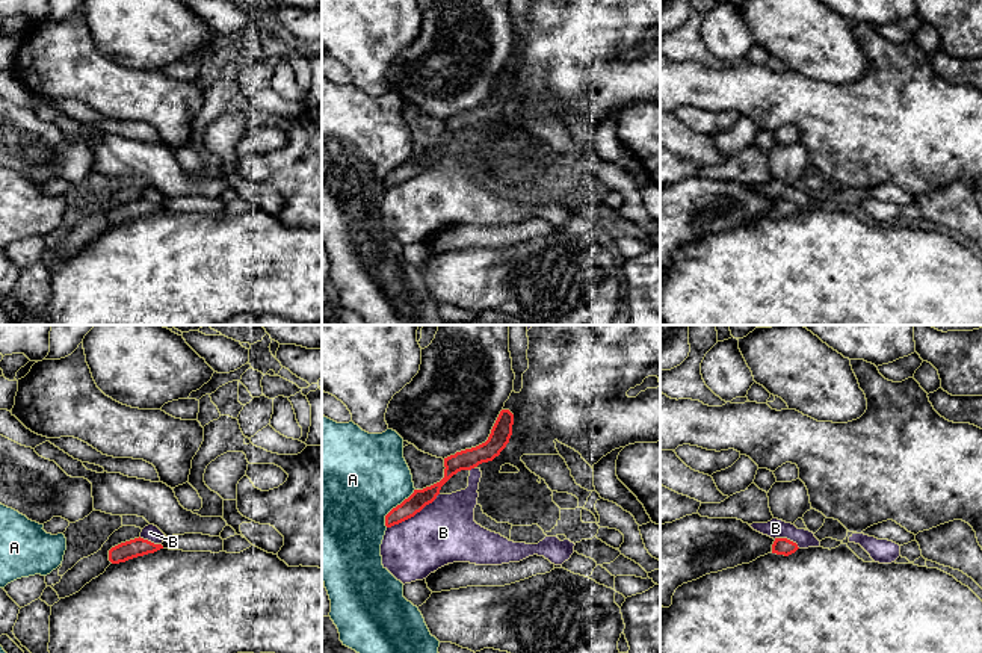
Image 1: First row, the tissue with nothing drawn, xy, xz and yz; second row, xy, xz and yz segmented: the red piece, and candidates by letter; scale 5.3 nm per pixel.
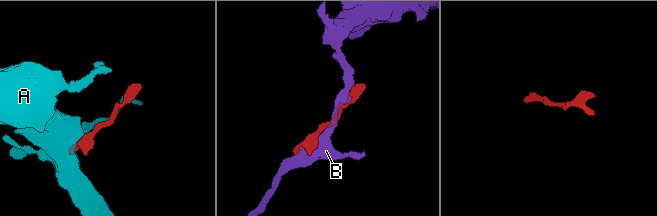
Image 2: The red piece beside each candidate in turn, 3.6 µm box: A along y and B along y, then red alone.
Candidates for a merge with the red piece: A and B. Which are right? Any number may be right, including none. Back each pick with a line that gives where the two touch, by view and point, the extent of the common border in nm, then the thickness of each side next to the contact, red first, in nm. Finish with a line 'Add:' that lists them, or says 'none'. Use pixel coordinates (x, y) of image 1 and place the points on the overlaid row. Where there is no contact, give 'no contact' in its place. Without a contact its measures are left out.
Add: none

